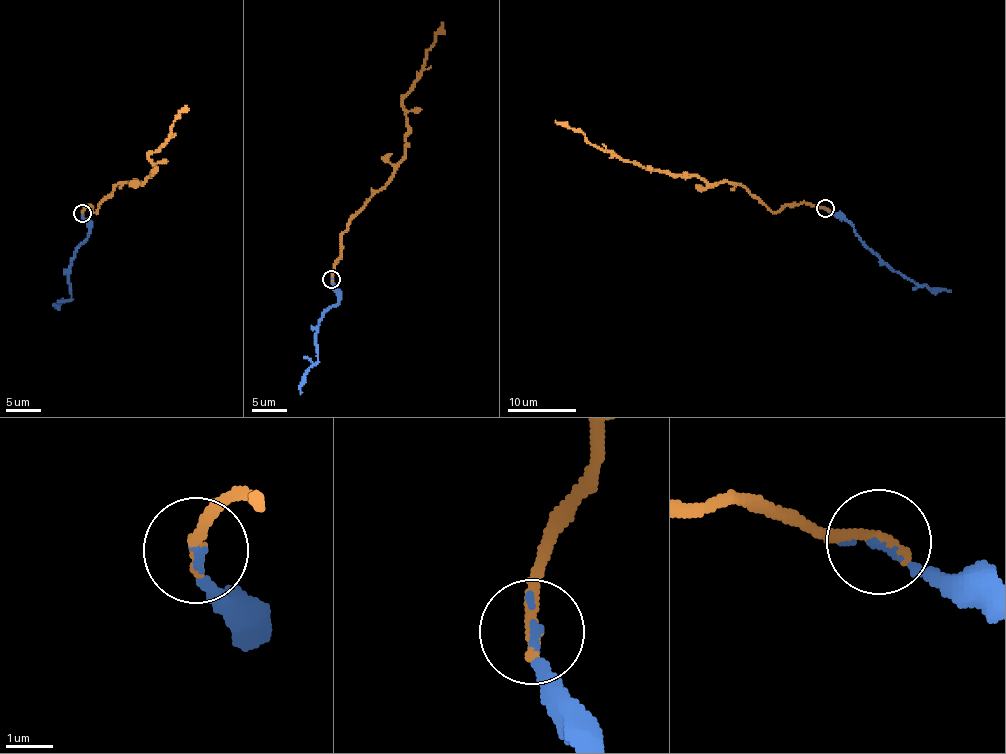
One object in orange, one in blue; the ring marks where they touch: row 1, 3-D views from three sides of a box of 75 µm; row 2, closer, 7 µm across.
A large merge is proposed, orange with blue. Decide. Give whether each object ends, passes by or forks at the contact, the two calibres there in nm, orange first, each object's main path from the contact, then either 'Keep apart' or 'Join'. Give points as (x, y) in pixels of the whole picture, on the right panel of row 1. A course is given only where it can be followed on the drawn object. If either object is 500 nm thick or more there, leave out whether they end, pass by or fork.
At the ring orange ends. At the ring blue ends. Thickness 340 nm (orange) against 110 nm. Course of orange: (824, 208), (802, 202), (771, 211), (741, 185), (706, 184), (695, 176), (619, 160), (555, 120). Course of blue: (824, 208), (841, 216), (875, 254), (895, 271), (916, 283), (951, 292). Join

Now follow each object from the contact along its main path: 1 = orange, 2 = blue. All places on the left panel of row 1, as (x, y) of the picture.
1: (81, 213), (89, 205), (96, 211), (118, 184), (143, 181), (151, 173), (148, 156), (165, 141), (186, 105)
2: (81, 213), (89, 223), (89, 235), (70, 263), (71, 297), (58, 303), (55, 308)

